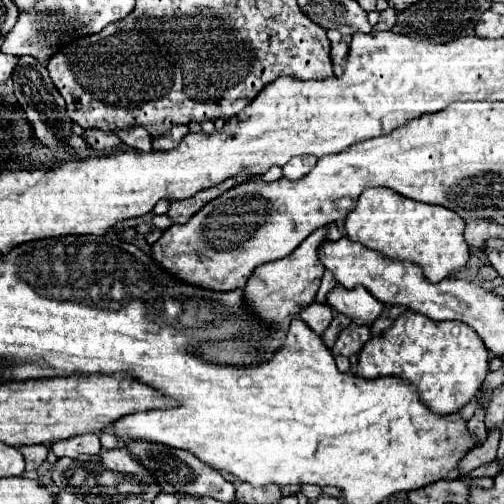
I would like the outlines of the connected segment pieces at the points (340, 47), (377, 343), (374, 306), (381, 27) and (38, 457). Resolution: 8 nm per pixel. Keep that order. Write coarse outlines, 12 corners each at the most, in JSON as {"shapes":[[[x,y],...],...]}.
{"shapes":[[[344,41],[332,43],[330,57],[334,65],[340,65],[348,53]],[[404,311],[356,375],[398,377],[436,415],[468,405],[488,349],[466,323]],[[336,285],[328,305],[372,325],[386,307],[364,287]],[[392,7],[380,13],[374,31],[390,31],[396,23]],[[24,445],[26,471],[34,471],[46,461],[46,445]]]}

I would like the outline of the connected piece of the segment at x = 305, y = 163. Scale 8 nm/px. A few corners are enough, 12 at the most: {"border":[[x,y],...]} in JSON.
{"border":[[312,155],[290,159],[282,171],[290,181],[302,179],[316,165]]}

